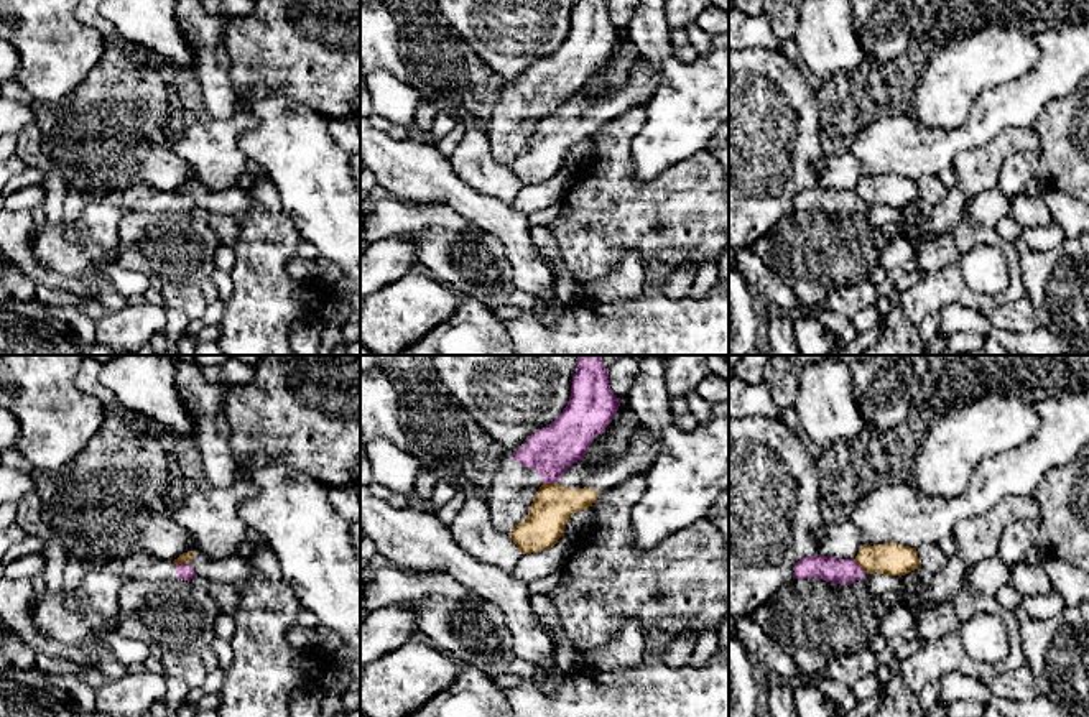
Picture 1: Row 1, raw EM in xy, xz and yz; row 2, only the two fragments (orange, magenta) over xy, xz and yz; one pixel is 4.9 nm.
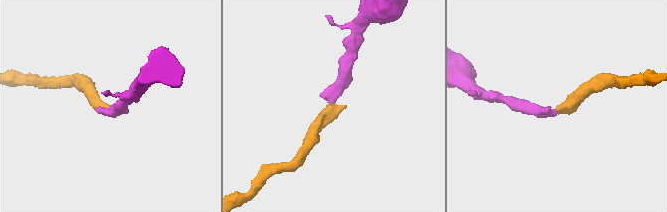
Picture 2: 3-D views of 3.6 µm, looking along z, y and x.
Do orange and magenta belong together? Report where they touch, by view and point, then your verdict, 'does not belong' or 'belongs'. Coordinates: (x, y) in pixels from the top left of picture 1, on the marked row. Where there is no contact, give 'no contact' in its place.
contact xy (183, 563); does not belong

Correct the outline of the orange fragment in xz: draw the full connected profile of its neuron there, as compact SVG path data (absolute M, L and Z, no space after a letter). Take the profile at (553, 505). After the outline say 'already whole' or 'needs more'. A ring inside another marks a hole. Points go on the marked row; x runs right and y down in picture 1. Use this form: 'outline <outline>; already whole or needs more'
outline M638 421L623 457L599 465L584 457L556 483L543 483L535 493L526 520L513 526L510 539L521 554L549 549L564 536L566 523L574 513L592 507L607 490L645 474L658 451L660 437Z; needs more

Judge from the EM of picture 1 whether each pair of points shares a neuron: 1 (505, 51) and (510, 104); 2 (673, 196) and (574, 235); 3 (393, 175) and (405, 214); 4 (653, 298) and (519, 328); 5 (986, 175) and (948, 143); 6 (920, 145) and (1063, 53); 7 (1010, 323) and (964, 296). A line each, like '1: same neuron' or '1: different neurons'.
1: different neurons
2: same neuron
3: different neurons
4: same neuron
5: different neurons
6: same neuron
7: different neurons

